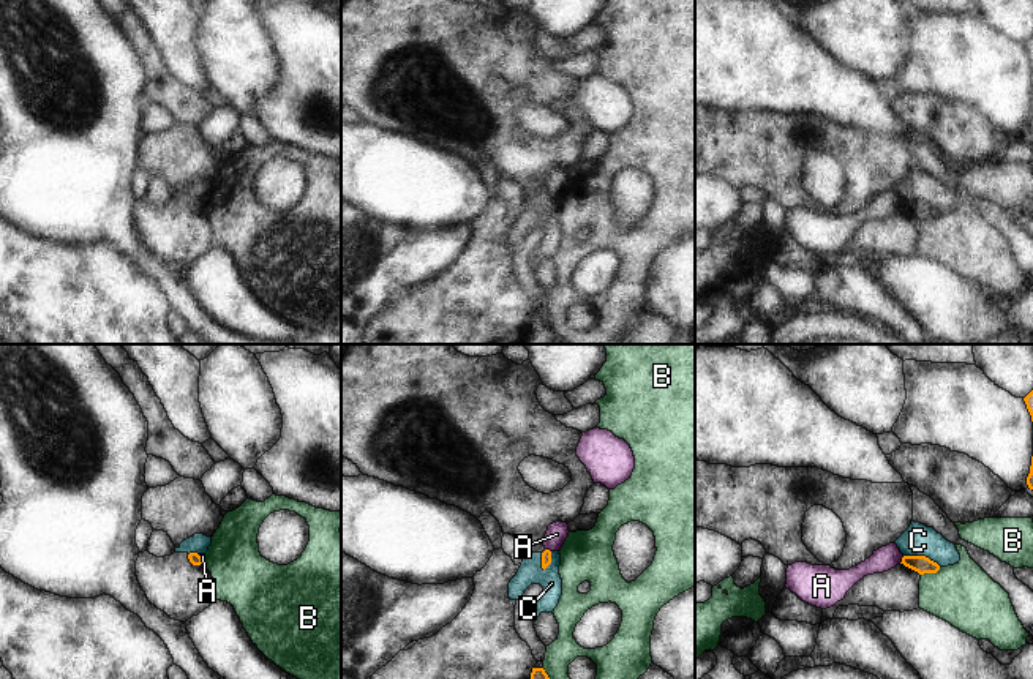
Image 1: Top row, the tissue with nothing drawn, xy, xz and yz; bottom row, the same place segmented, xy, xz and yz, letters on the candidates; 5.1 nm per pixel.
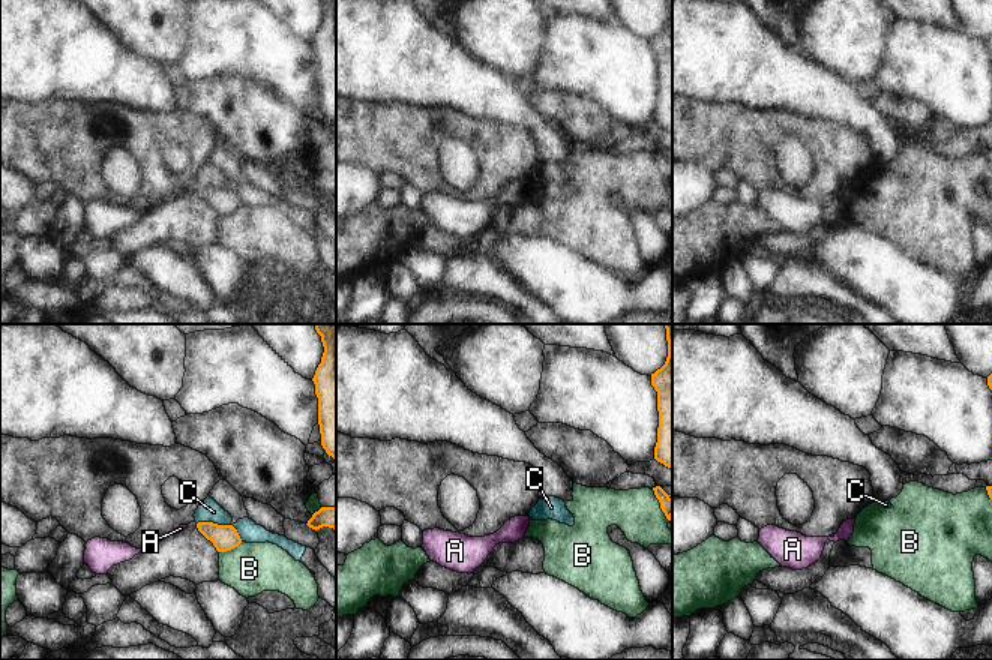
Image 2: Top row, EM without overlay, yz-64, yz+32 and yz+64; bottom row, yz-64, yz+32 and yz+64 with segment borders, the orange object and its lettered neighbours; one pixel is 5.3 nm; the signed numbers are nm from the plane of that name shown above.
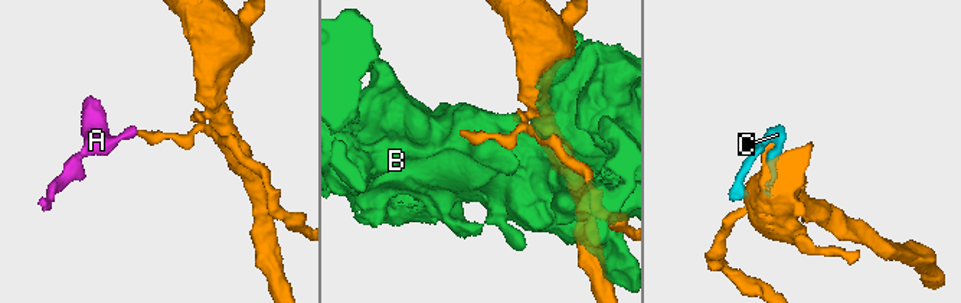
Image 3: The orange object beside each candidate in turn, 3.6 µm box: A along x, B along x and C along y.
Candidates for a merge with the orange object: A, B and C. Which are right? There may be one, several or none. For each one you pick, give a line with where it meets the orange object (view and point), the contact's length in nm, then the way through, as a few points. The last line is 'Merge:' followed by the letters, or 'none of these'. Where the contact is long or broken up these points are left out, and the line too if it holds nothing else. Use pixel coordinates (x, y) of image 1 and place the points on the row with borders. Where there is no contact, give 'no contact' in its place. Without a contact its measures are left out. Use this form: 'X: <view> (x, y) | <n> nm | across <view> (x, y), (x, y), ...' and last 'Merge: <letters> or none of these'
Merge: none of these

